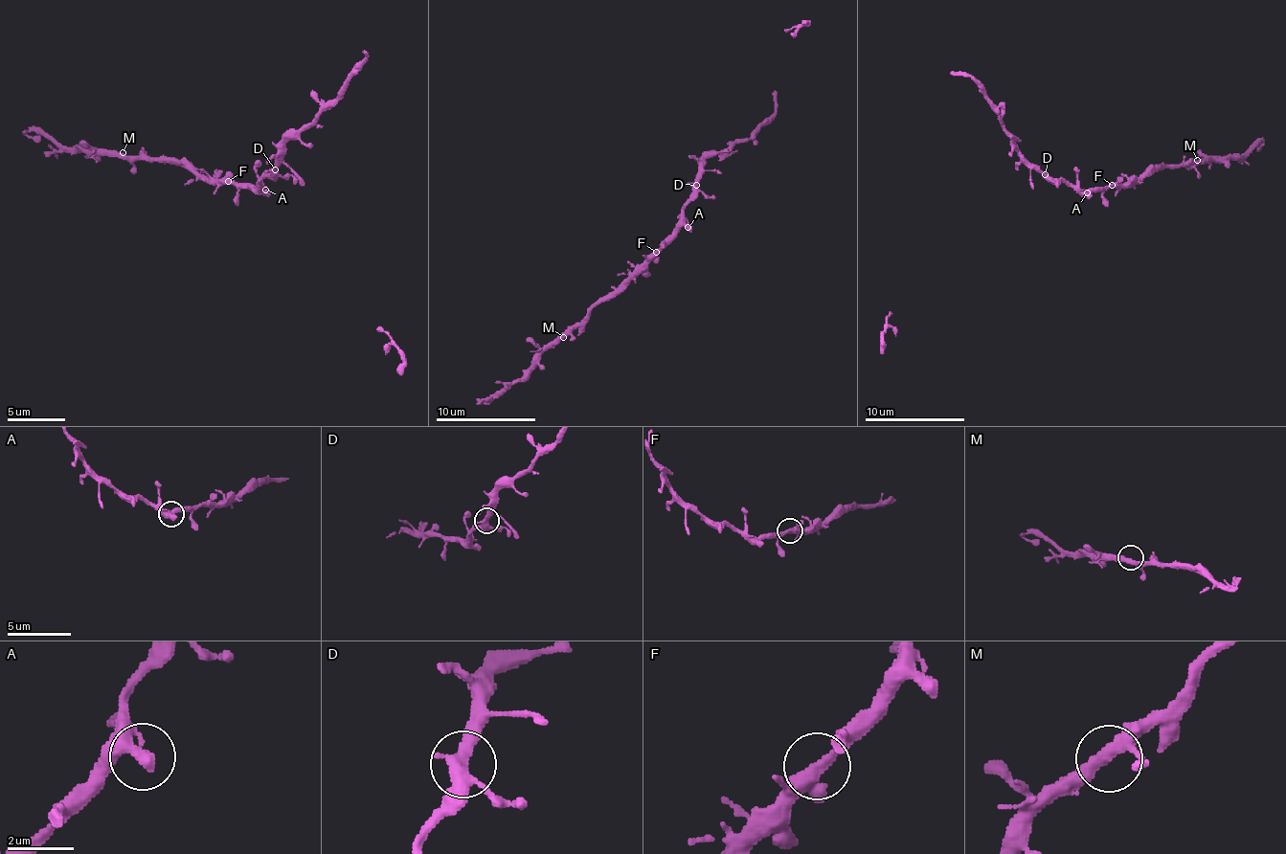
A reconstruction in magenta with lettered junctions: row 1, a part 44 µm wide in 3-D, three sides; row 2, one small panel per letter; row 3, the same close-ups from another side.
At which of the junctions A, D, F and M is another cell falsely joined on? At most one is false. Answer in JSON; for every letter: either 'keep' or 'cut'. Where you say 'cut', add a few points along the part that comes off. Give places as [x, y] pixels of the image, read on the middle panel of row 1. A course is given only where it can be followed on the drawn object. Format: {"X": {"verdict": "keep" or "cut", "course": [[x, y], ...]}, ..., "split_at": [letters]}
{"A": {"verdict": "keep"}, "D": {"verdict": "keep"}, "F": {"verdict": "keep"}, "M": {"verdict": "keep"}, "split_at": []}

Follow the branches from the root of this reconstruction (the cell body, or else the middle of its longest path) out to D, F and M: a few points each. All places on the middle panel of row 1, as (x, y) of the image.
D: (688, 202), (695, 185)
F: (688, 202), (678, 222), (678, 230), (656, 252)
M: (688, 202), (678, 222), (678, 230), (563, 337)

